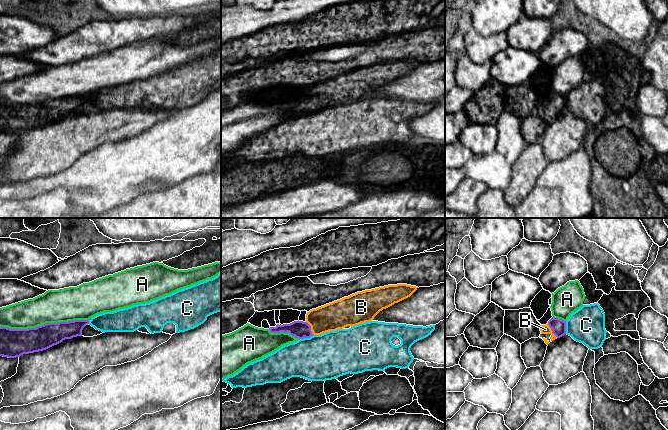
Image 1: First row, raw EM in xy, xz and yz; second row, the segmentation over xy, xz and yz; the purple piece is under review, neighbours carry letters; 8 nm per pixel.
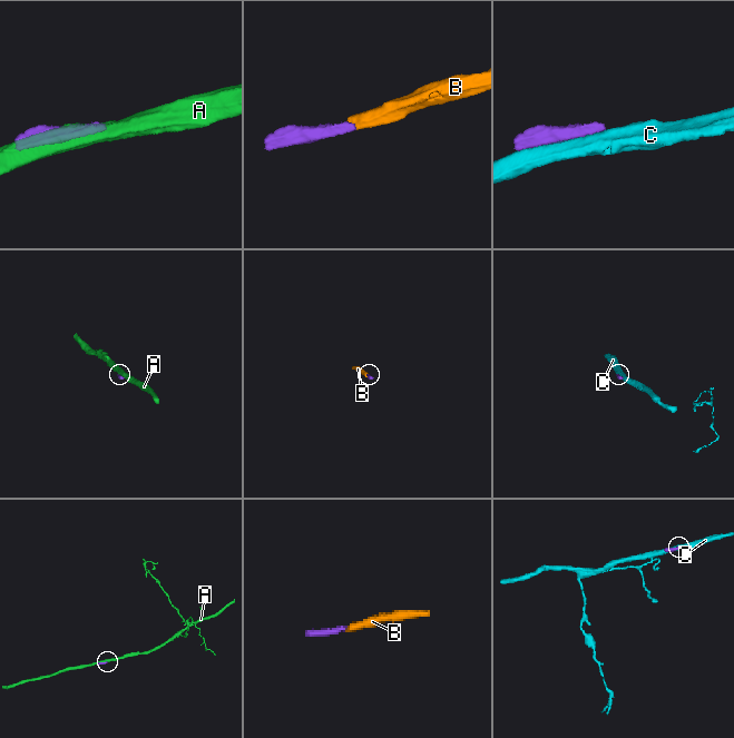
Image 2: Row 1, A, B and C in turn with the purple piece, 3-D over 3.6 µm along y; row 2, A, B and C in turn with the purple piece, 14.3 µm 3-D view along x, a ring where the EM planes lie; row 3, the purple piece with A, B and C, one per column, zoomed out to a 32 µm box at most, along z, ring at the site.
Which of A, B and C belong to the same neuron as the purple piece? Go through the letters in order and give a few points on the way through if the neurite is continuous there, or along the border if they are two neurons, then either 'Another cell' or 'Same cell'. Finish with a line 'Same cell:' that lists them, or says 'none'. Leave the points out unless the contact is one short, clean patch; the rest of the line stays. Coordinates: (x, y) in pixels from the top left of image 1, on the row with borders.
A: Another cell
B: Path across: yz (558, 326), (552, 331), (545, 329). Same cell
C: Another cell
Same cell: B

